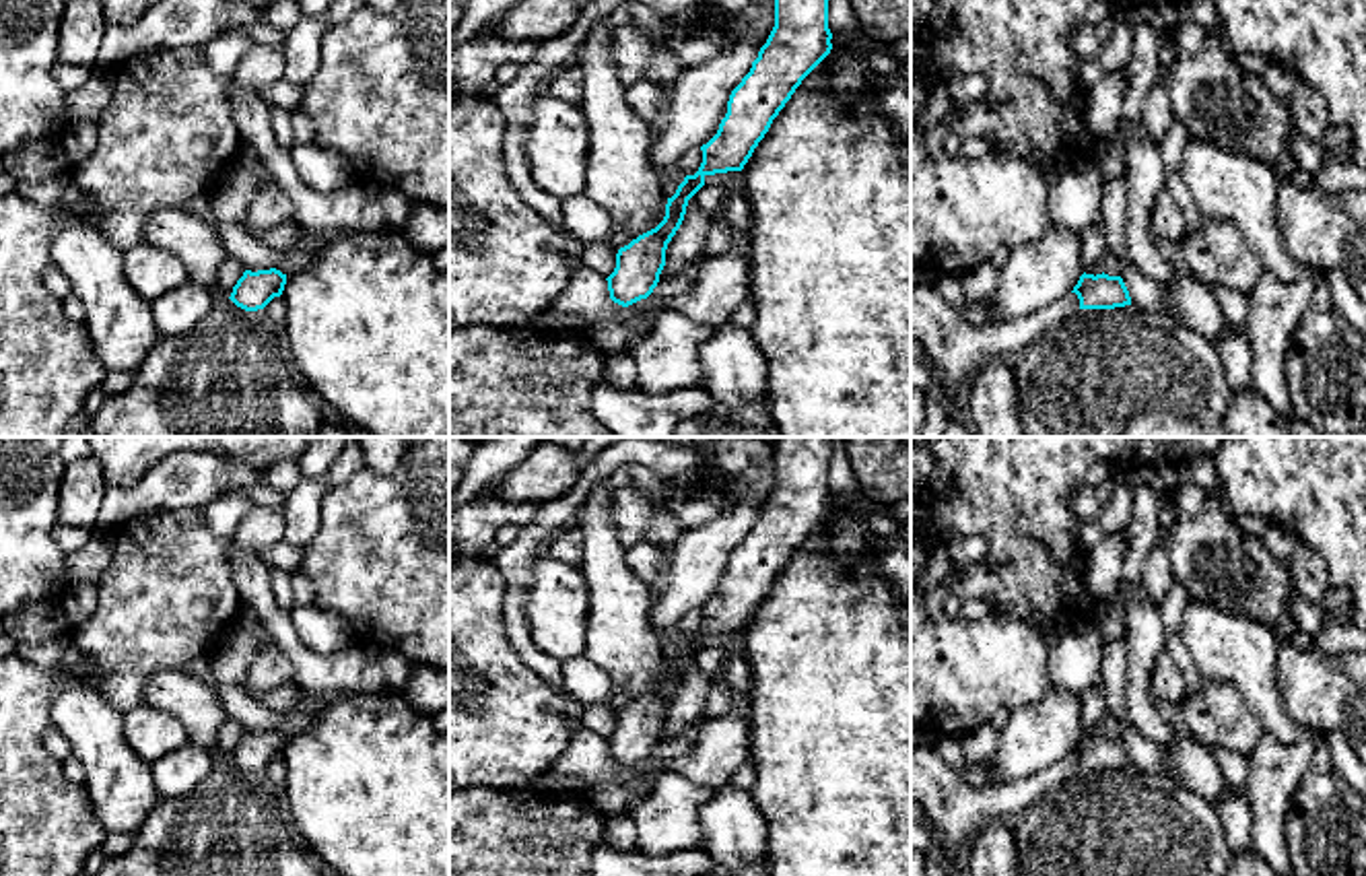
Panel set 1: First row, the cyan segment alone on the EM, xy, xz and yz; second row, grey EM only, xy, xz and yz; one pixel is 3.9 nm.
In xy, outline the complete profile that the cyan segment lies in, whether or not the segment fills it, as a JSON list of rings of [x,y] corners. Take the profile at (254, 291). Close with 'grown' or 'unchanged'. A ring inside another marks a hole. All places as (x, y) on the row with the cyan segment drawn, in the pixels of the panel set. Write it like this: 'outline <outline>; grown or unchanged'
outline [[[276,268],[270,270],[245,270],[231,293],[231,301],[245,309],[264,309],[274,297],[280,297],[286,284],[286,274]]]; unchanged

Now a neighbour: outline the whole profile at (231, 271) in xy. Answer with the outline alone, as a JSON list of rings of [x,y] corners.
[[[229,251],[220,264],[218,276],[216,276],[216,297],[229,299],[233,293],[233,287],[243,276],[245,268],[241,262]]]

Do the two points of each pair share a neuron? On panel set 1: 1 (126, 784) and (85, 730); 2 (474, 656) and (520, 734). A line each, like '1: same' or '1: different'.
1: same
2: same

